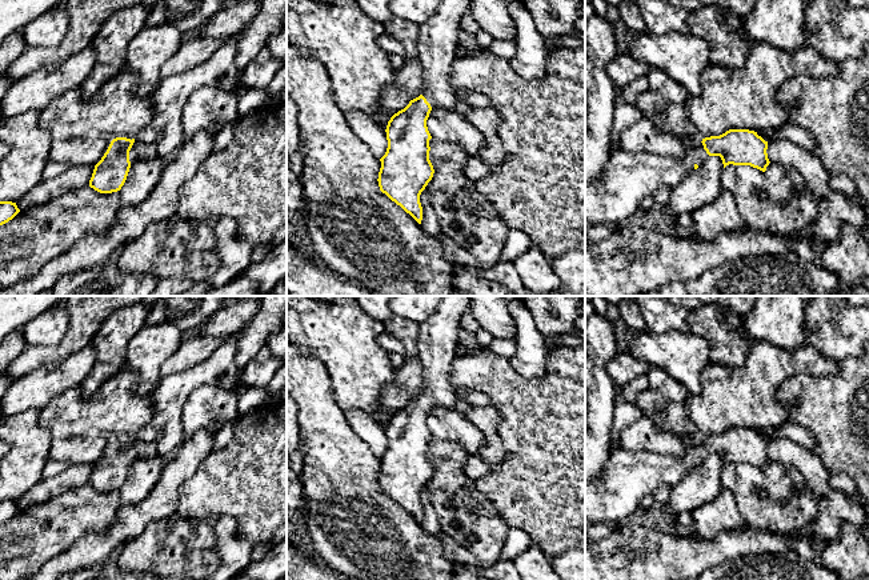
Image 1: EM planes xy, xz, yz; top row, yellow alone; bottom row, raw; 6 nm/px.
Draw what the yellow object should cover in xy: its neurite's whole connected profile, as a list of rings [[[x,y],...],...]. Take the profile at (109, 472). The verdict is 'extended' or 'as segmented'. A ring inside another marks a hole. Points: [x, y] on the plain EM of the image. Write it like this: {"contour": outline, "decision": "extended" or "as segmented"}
{"contour": [[[116,436],[95,464],[89,485],[100,492],[117,491],[124,484],[133,461],[155,456],[157,452],[152,444],[135,437]]], "decision": "extended"}

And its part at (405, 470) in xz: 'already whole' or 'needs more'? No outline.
needs more

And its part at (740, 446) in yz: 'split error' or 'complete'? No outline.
split error

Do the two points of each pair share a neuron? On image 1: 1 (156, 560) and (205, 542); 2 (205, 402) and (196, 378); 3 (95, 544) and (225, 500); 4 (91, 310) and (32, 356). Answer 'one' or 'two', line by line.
1: one
2: two
3: two
4: one

